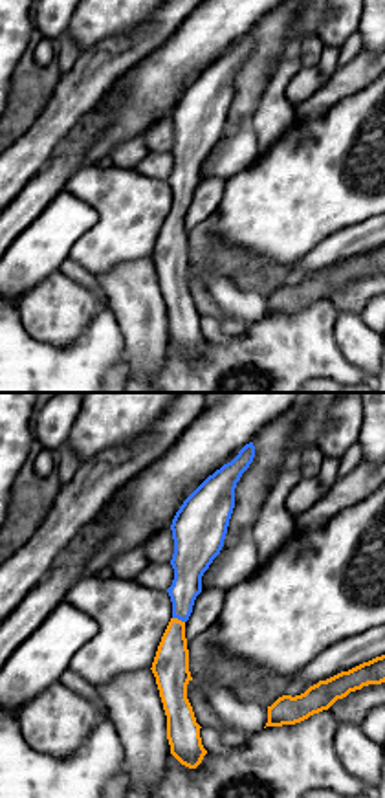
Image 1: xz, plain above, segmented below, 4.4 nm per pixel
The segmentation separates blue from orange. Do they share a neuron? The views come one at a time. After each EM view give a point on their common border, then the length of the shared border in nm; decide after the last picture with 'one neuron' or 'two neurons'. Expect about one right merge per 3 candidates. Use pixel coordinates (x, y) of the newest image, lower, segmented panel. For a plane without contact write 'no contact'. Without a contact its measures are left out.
meets blue at (178, 619); contact 60 nm long

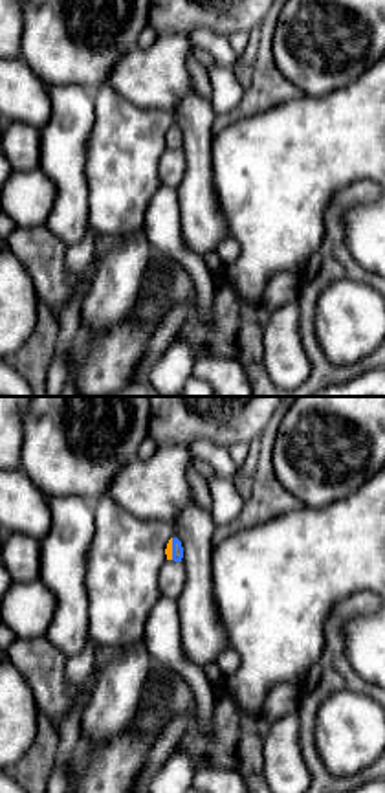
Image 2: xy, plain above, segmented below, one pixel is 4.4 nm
meets blue at (173, 549); contact 100 nm long

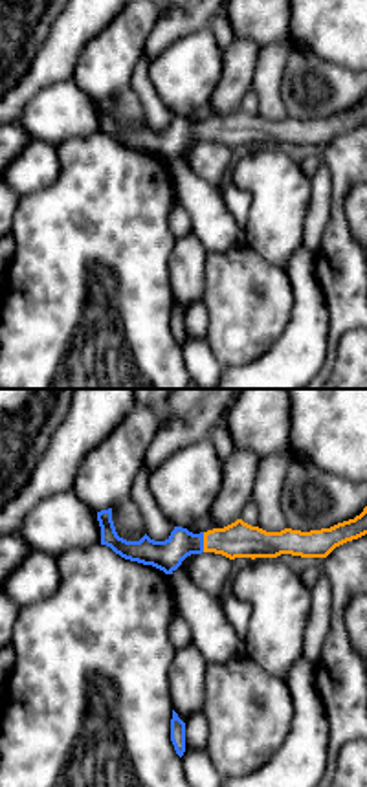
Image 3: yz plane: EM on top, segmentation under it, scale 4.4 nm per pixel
meets blue at (202, 542); contact 90 nm long

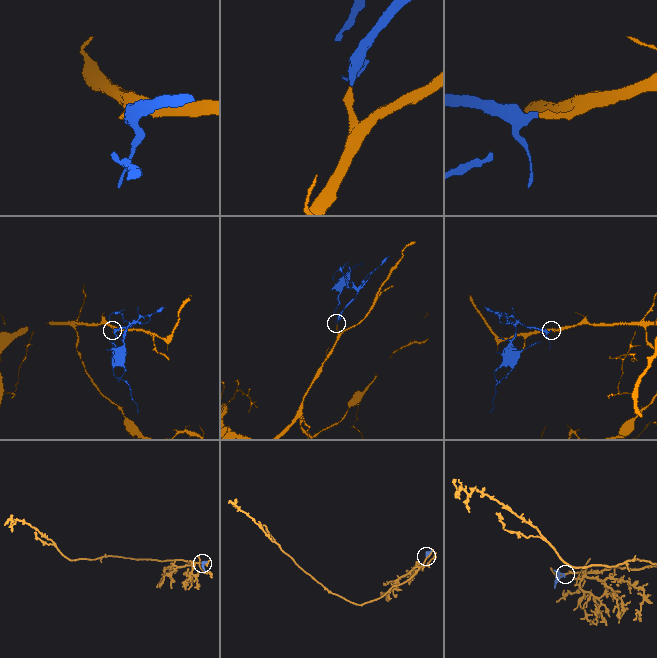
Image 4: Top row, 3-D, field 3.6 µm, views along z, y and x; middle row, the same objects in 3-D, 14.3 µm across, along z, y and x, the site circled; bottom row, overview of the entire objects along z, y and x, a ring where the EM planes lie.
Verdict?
one neuron

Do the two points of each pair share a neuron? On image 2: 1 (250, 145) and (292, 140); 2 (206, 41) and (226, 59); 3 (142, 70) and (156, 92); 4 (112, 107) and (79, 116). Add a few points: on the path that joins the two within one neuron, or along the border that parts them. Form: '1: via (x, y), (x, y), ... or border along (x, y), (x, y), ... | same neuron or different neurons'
1: via (261, 145), (281, 145) | same neuron
2: via (211, 44), (220, 54) | same neuron
3: via (147, 76), (156, 87) | same neuron
4: border along (94, 92), (94, 125), (85, 155) | different neurons

